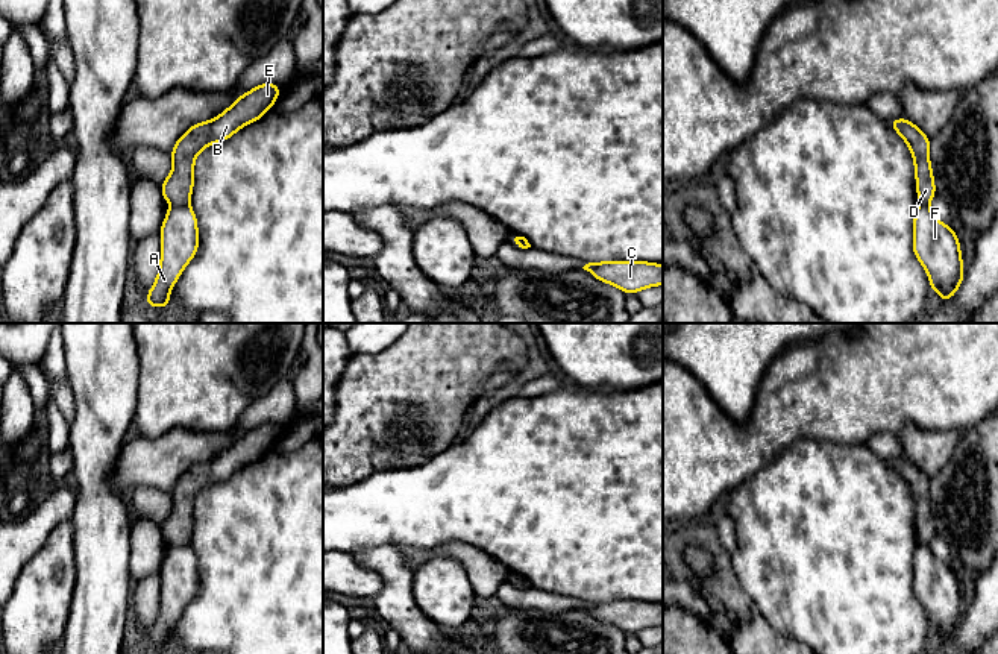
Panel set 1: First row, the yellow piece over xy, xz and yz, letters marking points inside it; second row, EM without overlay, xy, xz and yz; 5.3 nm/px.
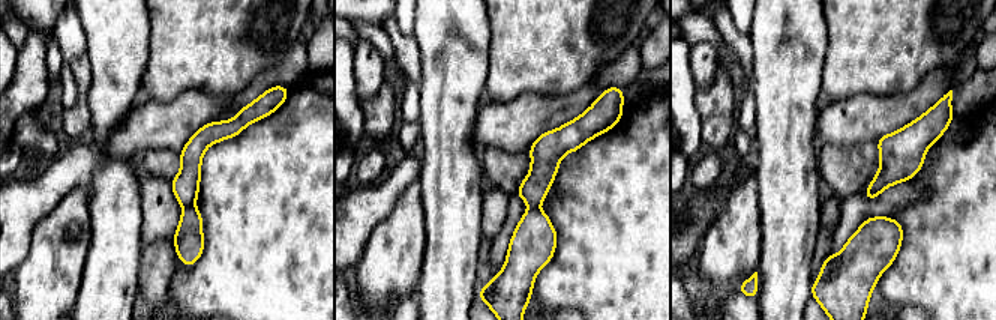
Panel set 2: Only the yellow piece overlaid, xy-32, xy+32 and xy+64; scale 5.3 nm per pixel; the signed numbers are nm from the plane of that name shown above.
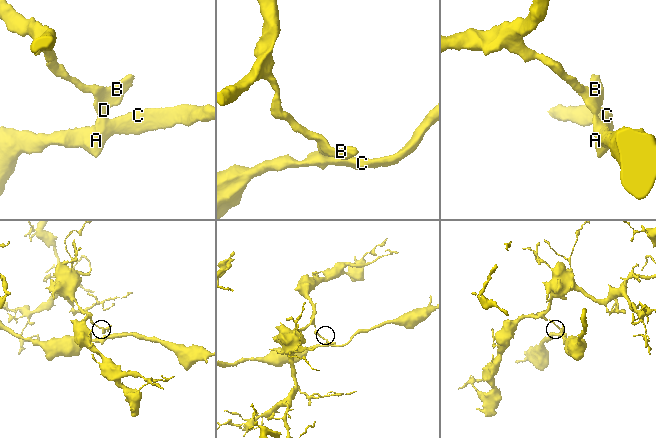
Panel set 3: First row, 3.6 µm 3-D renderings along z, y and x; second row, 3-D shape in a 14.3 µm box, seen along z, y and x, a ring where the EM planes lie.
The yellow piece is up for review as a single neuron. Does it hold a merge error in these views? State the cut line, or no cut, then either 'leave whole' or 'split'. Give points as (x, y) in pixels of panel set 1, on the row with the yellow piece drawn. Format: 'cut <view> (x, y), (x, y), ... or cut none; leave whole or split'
cut xy (187, 204), (173, 205); split

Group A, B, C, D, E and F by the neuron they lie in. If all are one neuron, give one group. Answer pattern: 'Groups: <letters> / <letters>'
Groups: A C F / B D E

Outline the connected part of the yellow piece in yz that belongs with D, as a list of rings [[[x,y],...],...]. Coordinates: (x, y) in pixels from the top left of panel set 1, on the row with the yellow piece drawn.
[[[893,118],[889,121],[910,147],[915,161],[918,200],[921,205],[927,205],[936,196],[933,170],[930,165],[930,138],[905,118]]]

